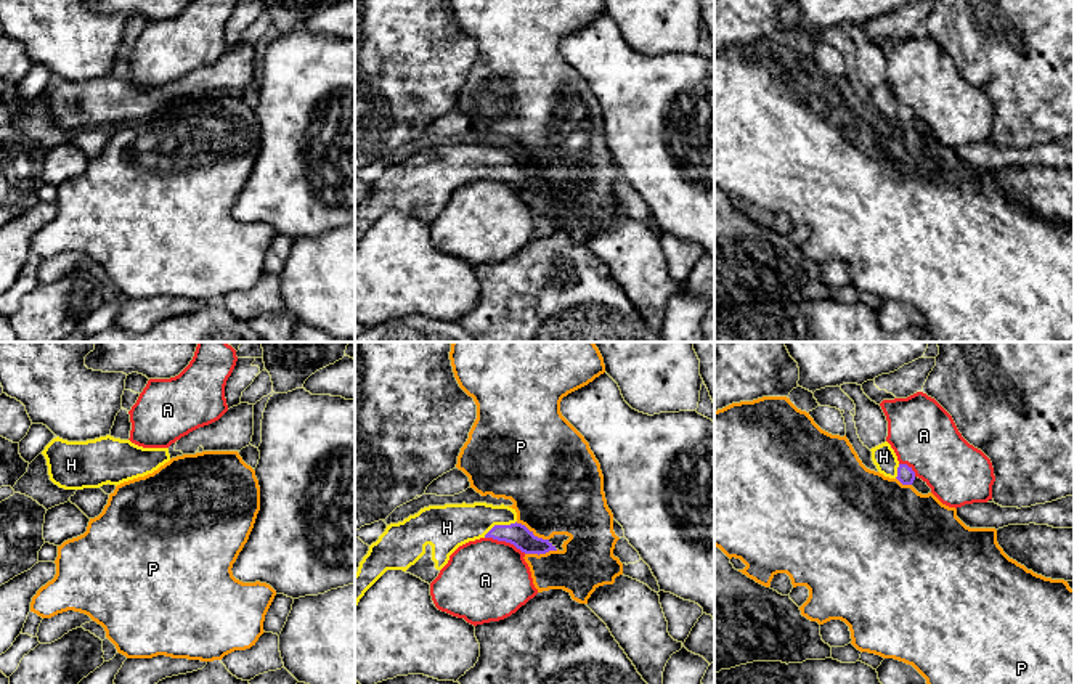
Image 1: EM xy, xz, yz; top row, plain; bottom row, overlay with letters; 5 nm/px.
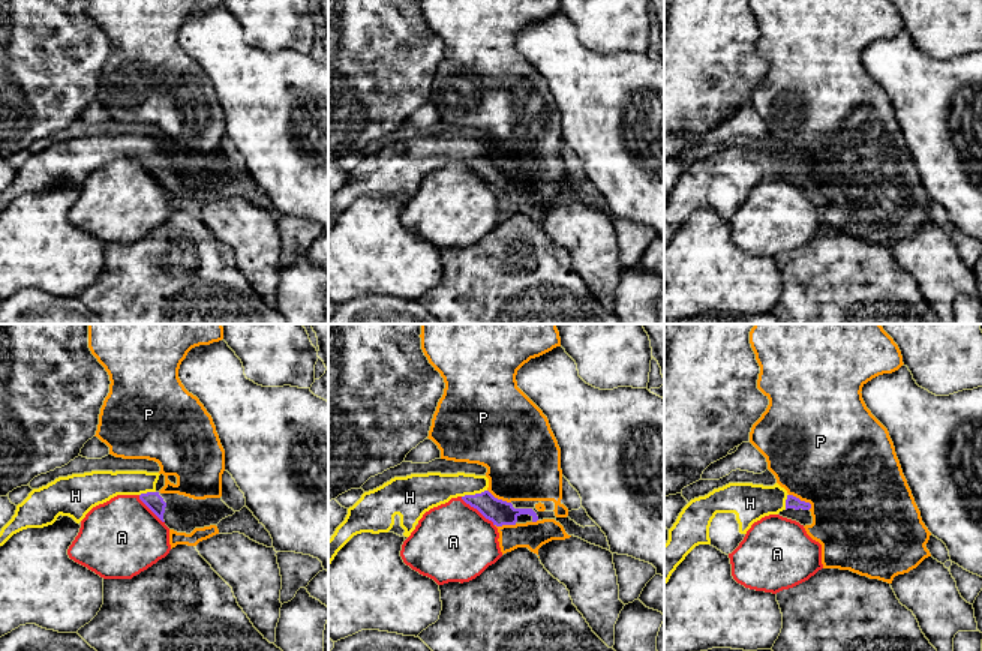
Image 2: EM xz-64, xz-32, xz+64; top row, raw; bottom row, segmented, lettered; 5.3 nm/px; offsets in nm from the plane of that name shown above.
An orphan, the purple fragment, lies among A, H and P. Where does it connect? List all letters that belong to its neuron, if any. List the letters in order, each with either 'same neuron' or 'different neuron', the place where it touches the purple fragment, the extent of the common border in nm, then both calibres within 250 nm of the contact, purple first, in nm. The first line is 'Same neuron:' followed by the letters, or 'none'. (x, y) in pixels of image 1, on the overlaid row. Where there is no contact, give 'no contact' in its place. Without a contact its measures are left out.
Same neuron: H
A: different neuron | xz (506, 541) | 220 nm | 110/420 nm
H: same neuron | xz (500, 525) | 190 nm | 110/220 nm
P: different neuron | xz (532, 532) | 190 nm | 110/460 nm

